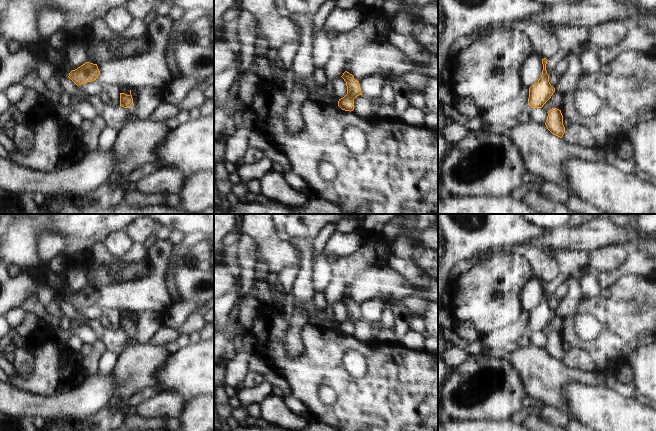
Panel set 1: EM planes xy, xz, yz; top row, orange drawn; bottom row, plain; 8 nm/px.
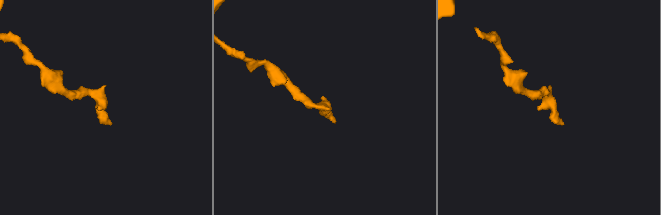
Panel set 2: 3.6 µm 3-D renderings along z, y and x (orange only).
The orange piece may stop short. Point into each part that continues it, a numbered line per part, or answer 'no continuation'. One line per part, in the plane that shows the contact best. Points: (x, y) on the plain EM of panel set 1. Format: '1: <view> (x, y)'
no continuation

